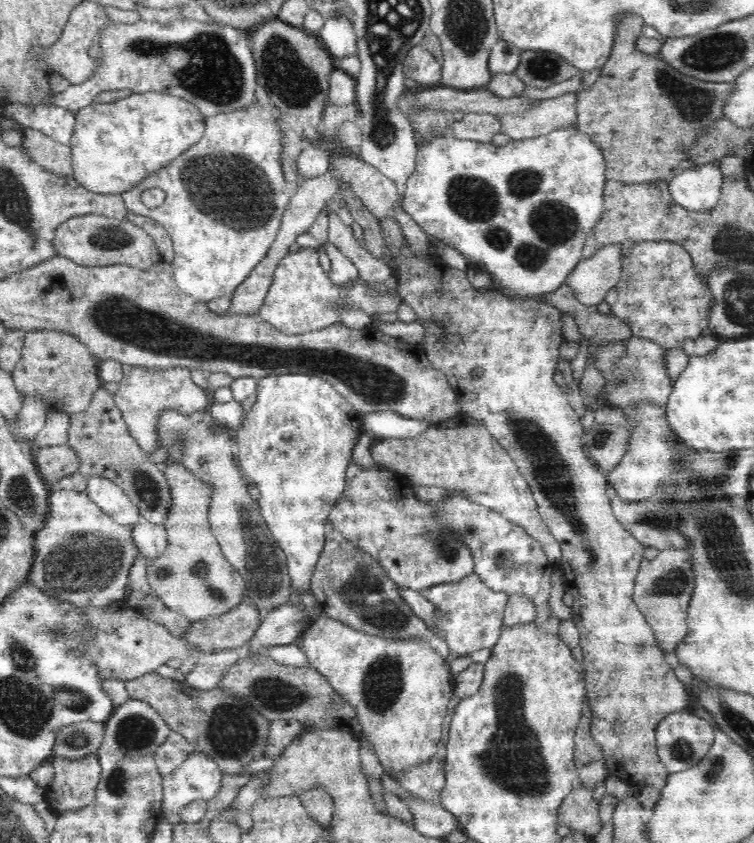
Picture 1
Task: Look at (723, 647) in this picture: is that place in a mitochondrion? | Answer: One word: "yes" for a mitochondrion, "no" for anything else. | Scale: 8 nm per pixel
no

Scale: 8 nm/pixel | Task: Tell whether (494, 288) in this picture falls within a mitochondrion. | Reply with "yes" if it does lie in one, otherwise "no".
no

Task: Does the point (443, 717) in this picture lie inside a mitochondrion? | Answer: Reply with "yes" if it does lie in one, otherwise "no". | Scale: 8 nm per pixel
no

